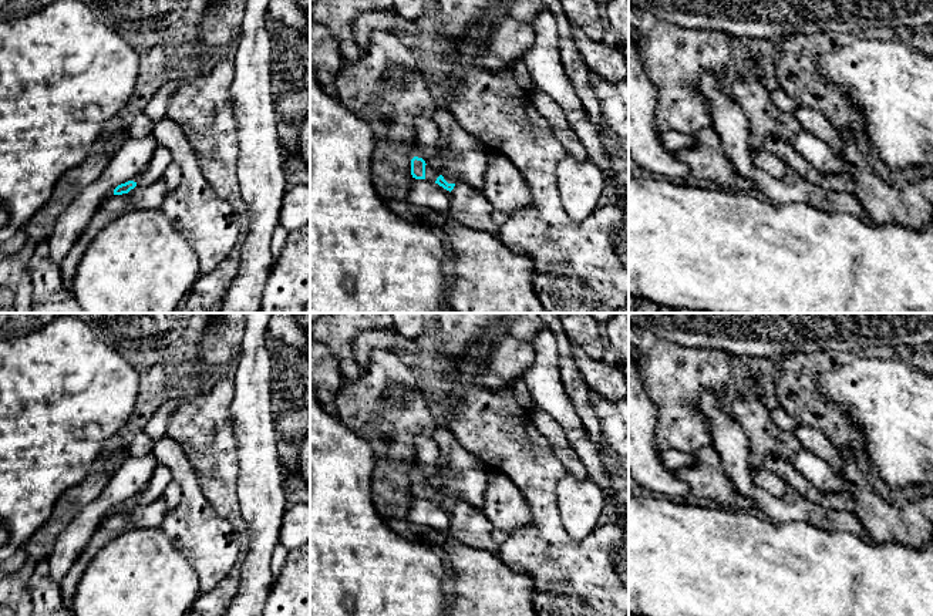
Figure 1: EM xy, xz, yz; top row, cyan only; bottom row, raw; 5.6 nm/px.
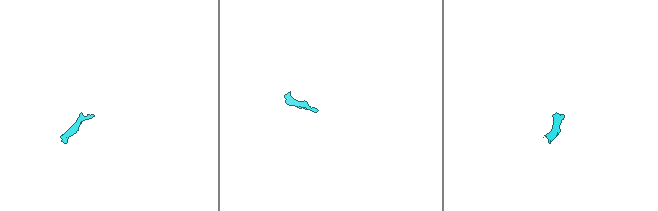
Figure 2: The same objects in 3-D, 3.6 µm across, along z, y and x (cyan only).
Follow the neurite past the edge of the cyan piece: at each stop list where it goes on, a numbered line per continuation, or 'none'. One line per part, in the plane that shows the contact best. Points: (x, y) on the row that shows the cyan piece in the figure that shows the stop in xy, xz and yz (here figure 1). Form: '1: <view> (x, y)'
1: xz (431, 174)

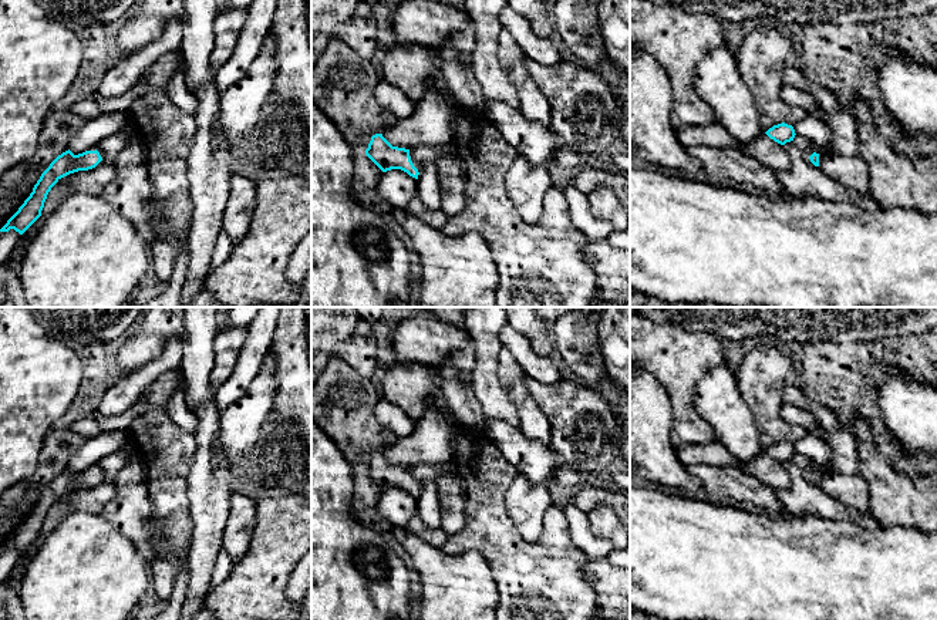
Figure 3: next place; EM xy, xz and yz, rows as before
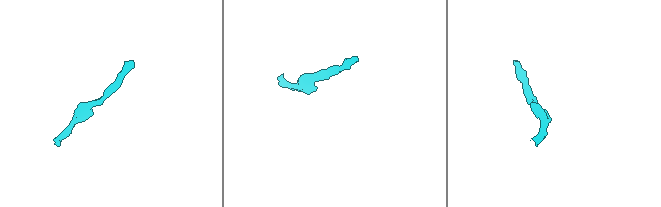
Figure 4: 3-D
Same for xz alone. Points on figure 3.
none

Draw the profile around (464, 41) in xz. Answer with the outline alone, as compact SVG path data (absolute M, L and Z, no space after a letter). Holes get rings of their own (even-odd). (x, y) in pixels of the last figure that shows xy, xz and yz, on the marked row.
M472 21L459 34L454 37L454 46L459 54L459 58L466 64L471 64L471 57L475 48L475 37L476 30Z

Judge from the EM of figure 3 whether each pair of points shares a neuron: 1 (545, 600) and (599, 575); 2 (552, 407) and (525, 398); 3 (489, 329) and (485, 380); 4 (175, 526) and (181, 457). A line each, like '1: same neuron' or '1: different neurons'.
1: different neurons
2: different neurons
3: same neuron
4: same neuron

